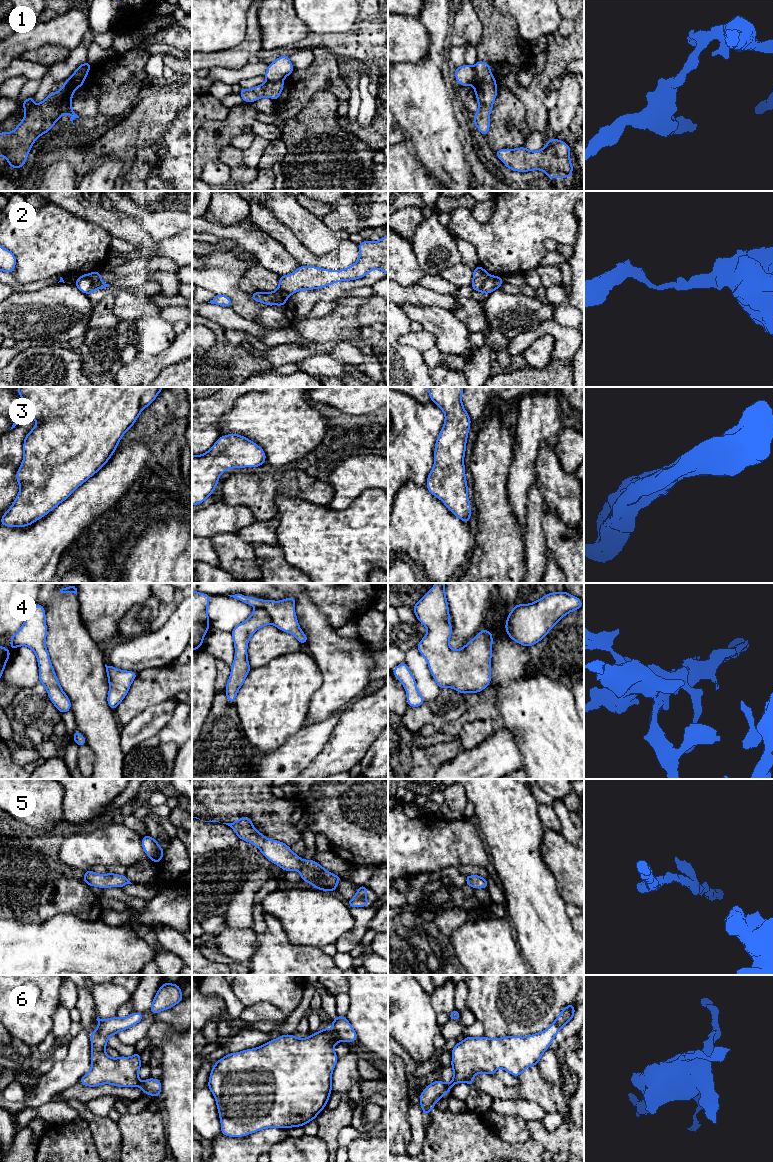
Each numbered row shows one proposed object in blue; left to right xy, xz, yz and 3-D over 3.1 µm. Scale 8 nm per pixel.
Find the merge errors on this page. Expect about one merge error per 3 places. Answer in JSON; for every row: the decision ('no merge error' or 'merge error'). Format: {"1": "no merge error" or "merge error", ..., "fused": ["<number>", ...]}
{"1": "merge error", "2": "merge error", "3": "no merge error", "4": "no merge error", "5": "no merge error", "6": "merge error", "fused": ["1", "2", "6"]}

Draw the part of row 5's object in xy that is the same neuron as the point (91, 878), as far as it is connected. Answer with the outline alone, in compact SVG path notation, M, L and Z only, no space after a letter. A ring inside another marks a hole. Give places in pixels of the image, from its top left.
M86 870L82 880L86 882L90 887L96 886L100 887L101 889L110 887L121 888L127 884L132 884L126 875L118 875L109 872L105 875L101 875L91 870Z

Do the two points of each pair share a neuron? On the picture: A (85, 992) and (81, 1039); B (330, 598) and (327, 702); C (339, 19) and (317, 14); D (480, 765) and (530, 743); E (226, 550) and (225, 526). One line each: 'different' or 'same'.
A: different
B: different
C: same
D: different
E: different

